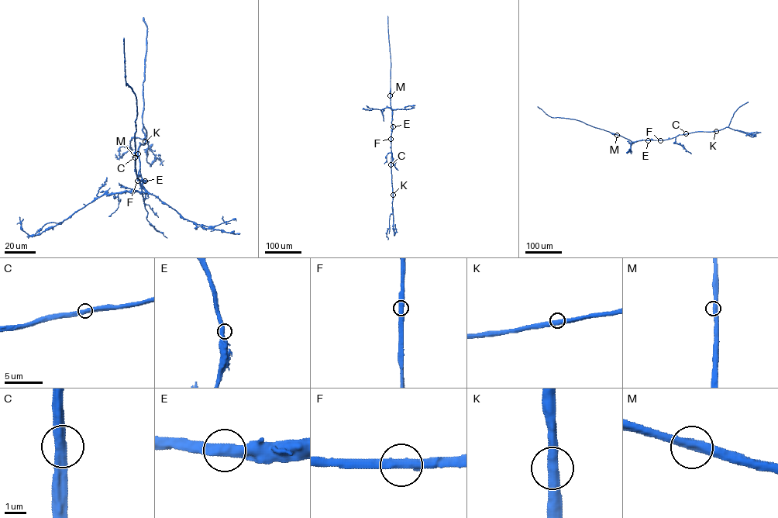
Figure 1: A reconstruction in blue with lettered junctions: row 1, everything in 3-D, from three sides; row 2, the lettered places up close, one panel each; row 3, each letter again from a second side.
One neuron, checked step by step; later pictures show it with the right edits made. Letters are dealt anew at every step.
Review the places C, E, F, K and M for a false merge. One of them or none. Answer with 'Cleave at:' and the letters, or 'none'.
Cleave at: none

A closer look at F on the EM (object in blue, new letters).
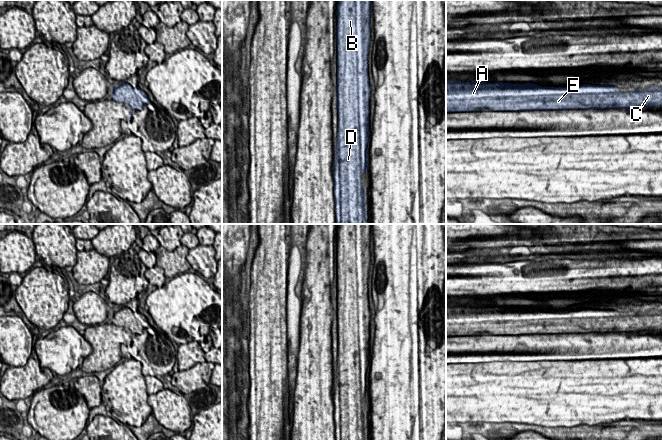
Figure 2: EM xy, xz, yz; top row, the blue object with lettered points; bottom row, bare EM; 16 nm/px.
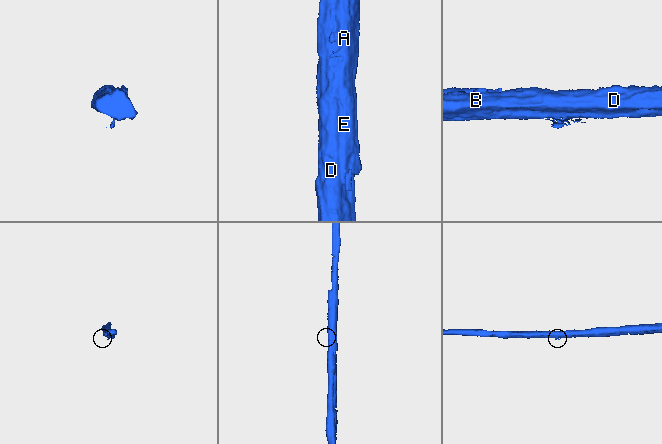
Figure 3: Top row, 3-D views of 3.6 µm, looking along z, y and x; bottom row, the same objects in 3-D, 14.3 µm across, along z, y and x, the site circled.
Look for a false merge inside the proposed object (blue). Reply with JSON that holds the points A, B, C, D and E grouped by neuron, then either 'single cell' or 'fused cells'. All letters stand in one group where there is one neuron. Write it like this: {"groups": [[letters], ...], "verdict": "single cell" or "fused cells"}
{"groups": [["A", "B", "C", "D", "E"]], "verdict": "single cell"}

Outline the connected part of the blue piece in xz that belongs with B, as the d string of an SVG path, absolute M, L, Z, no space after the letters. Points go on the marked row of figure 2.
M339 0L337 4L337 87L335 103L338 111L338 128L335 144L335 164L333 167L336 224L368 224L366 210L366 190L361 185L361 174L369 169L367 145L369 138L369 100L371 87L368 76L368 54L370 43L371 0Z

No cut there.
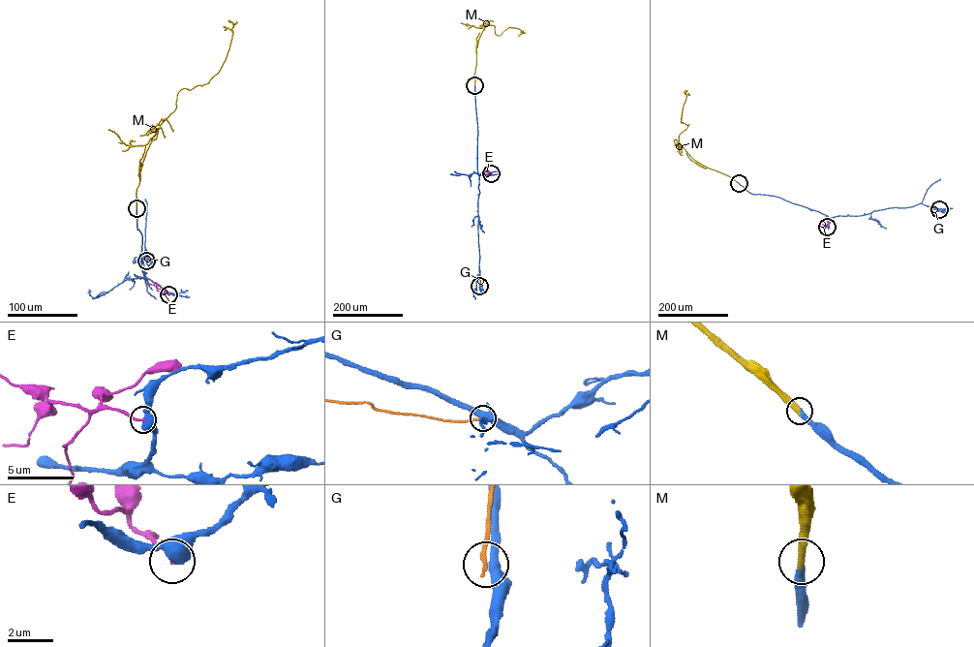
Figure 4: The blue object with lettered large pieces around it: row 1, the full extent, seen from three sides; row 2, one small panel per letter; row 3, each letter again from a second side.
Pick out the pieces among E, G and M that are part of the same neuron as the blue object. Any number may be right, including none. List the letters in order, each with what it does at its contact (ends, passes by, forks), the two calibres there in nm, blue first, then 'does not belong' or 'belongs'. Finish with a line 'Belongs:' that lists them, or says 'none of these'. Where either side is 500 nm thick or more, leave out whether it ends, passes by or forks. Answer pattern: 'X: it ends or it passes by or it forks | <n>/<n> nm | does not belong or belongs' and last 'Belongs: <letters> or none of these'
E: it ends | 480/170 nm | does not belong
G: it ends | 360/200 nm | does not belong
M: it ends | 360/380 nm | belongs
Belongs: M

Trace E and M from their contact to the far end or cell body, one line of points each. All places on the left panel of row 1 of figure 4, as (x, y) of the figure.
E: (168, 294), (147, 281)
M: (136, 208), (139, 169), (151, 138), (174, 110), (178, 92), (207, 83), (220, 70), (232, 34), (228, 20)

